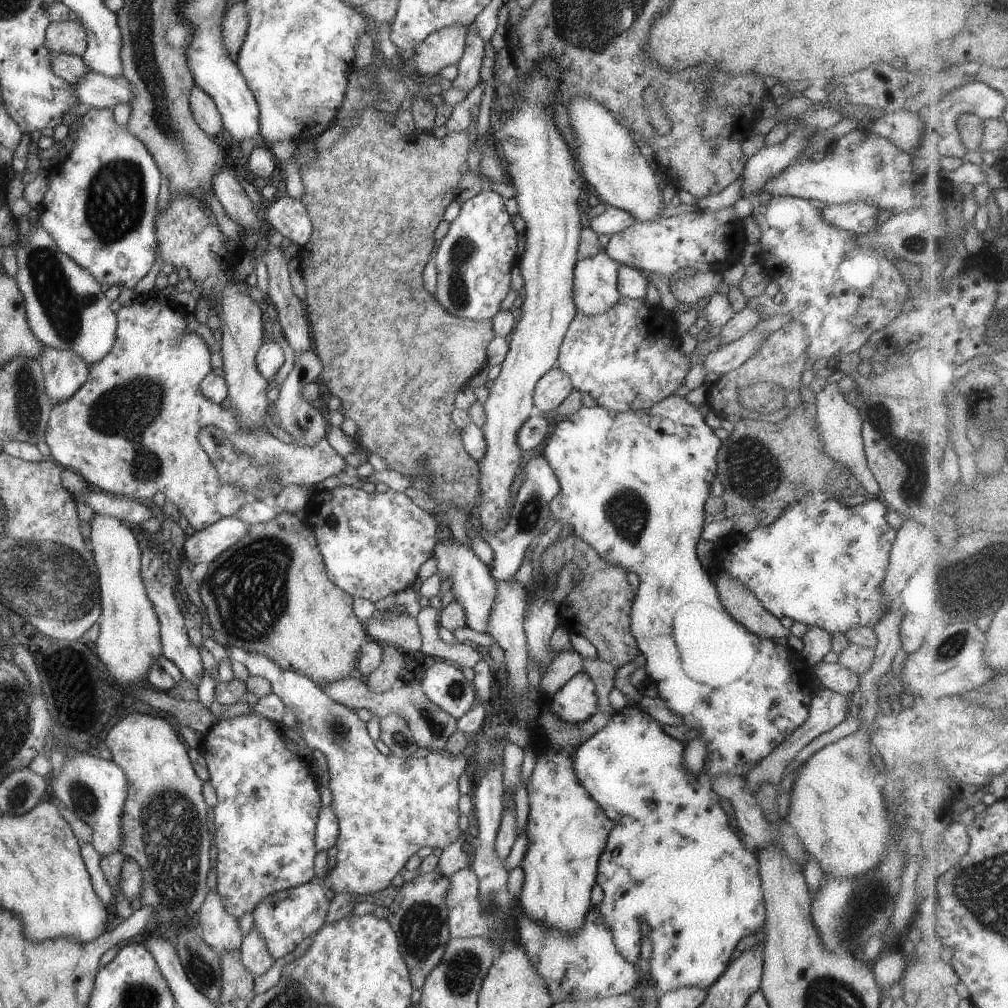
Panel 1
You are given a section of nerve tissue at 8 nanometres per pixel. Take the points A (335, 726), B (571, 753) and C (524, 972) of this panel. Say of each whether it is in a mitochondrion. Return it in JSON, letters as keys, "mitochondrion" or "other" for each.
{"A":"mitochondrion","B":"other","C":"other"}

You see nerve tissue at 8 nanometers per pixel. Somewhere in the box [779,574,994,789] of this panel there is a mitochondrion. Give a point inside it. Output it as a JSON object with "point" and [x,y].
{"point":[948,650]}

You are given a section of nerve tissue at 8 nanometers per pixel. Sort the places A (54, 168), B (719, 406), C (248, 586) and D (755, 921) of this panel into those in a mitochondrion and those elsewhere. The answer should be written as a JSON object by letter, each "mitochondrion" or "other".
{"A":"other","B":"other","C":"mitochondrion","D":"other"}

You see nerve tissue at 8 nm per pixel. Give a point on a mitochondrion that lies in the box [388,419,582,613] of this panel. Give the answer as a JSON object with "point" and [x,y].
{"point":[530,514]}

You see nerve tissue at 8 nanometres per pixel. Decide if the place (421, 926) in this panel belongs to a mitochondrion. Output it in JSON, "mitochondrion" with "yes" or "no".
{"mitochondrion":"yes"}

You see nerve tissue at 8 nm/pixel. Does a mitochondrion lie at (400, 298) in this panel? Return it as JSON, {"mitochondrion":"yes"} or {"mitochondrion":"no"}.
{"mitochondrion":"no"}

